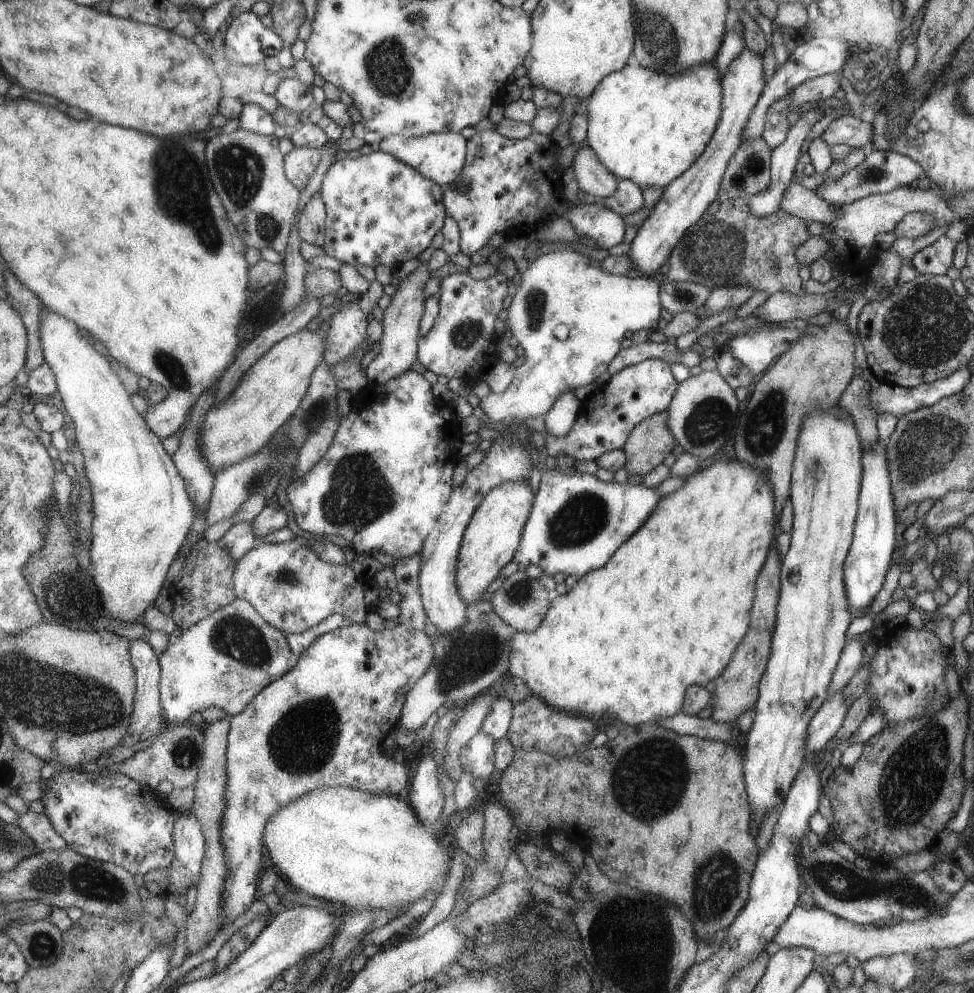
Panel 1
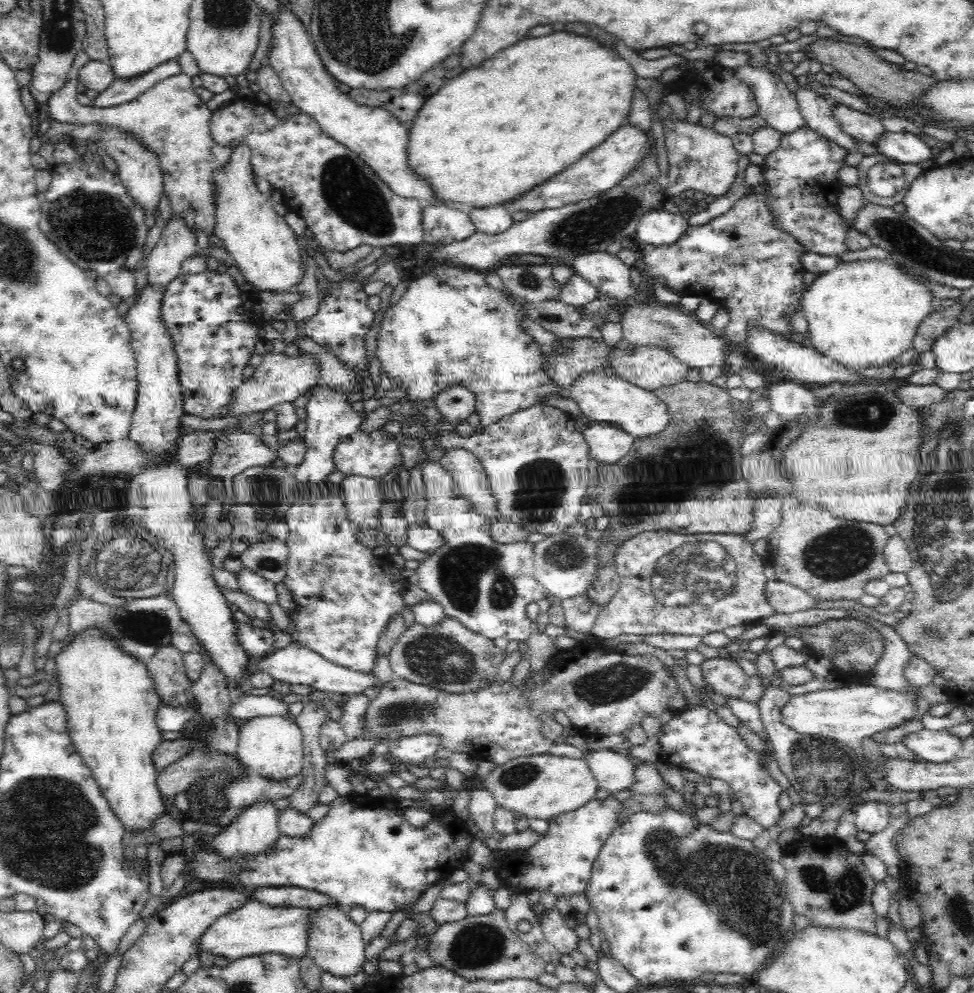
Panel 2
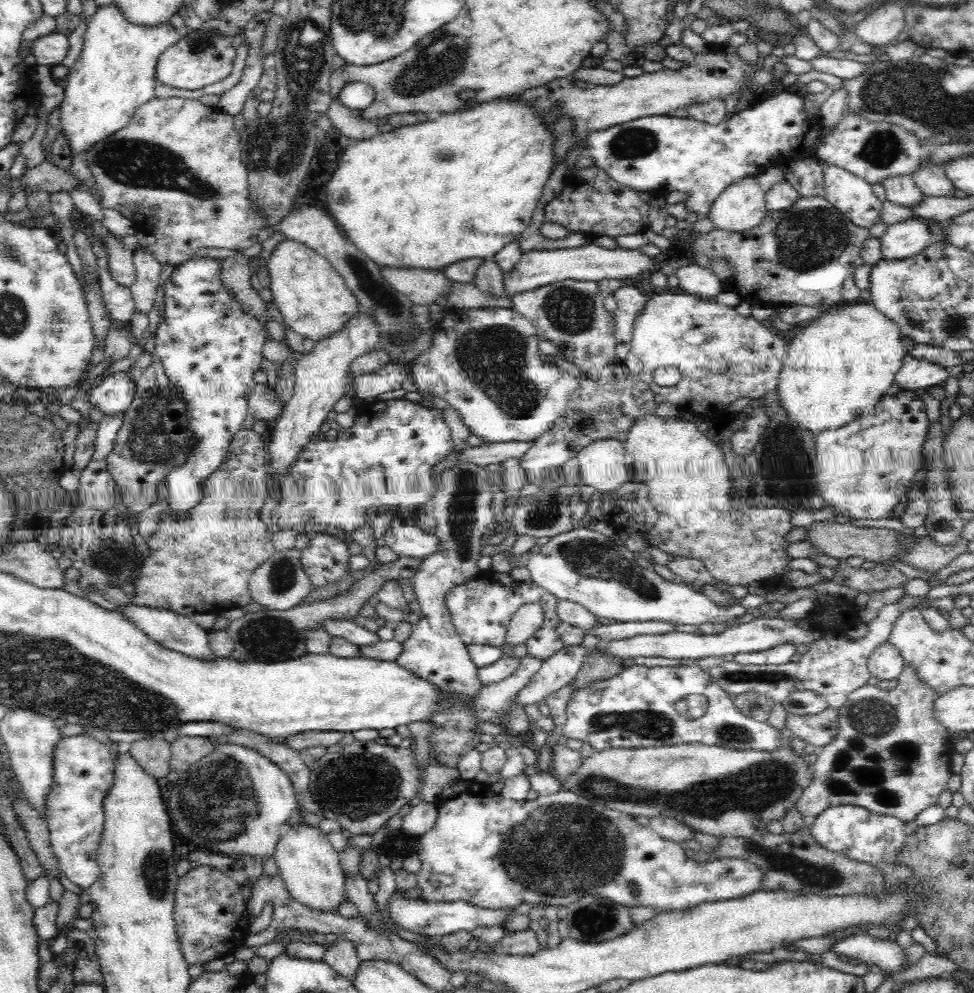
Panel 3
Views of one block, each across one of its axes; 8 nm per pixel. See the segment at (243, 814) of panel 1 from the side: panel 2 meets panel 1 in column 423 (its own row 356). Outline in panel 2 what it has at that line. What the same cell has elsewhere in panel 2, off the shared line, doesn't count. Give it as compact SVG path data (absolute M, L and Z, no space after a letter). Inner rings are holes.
M659 345L650 348L636 348L632 356L615 348L610 354L611 374L654 392L658 388L680 384L688 378L688 368L666 348Z

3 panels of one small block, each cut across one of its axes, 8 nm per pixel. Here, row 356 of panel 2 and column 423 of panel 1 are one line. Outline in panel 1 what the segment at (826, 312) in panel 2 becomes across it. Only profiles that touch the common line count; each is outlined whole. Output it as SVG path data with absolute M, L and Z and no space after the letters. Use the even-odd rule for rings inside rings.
M336 786L323 787L304 792L295 800L282 806L274 815L271 815L269 822L263 831L263 844L267 847L267 858L272 862L277 873L284 879L287 886L296 891L305 892L309 896L323 898L329 905L339 905L350 910L381 910L383 909L401 909L407 904L412 904L419 898L424 898L432 887L439 887L446 879L446 869L441 870L443 854L439 852L439 845L435 844L431 837L431 831L422 827L413 816L412 810L405 801L398 800L397 797L387 795L371 794L361 789L352 789L351 787Z

